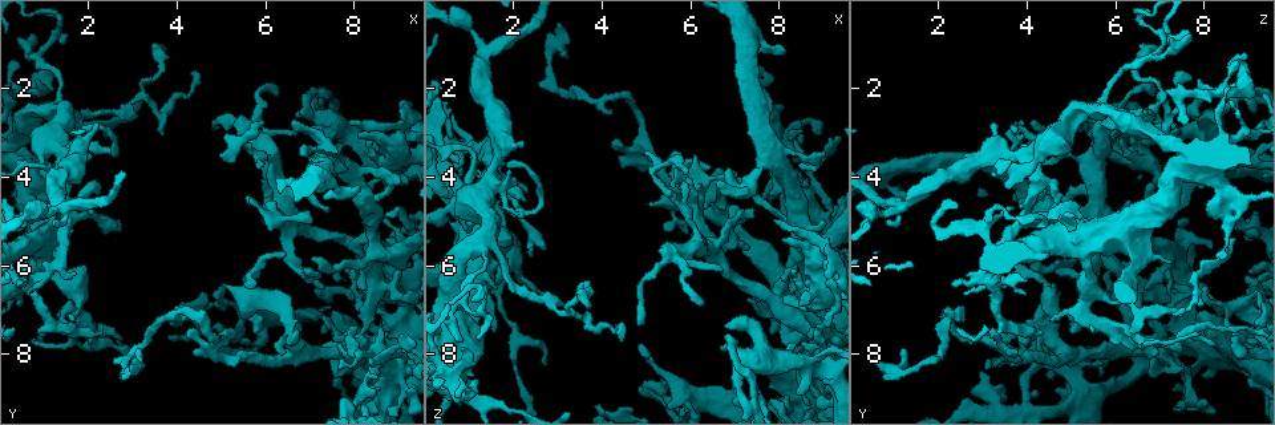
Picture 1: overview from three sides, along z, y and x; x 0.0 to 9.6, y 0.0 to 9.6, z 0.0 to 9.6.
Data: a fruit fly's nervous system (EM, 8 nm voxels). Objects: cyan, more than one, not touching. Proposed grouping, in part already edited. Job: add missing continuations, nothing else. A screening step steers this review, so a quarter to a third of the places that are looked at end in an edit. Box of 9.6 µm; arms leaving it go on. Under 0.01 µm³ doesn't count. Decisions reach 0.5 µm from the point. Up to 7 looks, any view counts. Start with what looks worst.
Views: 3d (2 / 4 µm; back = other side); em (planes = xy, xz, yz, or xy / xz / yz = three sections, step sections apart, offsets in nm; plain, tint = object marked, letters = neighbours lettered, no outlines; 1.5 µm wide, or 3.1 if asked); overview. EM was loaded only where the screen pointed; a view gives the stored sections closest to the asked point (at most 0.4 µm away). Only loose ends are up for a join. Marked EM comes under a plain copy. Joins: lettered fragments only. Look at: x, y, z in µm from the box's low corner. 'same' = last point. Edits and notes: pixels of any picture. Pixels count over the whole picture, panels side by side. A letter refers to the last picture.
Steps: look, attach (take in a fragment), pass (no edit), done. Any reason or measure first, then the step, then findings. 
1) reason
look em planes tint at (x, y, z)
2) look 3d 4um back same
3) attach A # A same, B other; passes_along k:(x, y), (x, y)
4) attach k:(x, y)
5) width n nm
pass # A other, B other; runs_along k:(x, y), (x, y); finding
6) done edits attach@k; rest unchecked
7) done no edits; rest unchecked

an open end
look 3d 2um at (0.70, 1.25, 8.90)

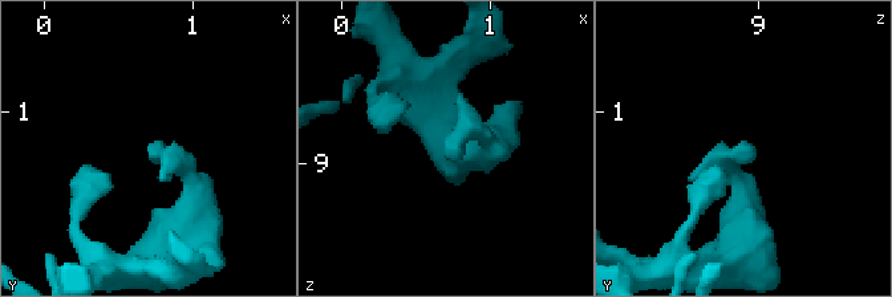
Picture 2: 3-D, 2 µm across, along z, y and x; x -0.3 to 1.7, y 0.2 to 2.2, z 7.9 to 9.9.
look em planes letters at (0.74, 1.30, 8.96)

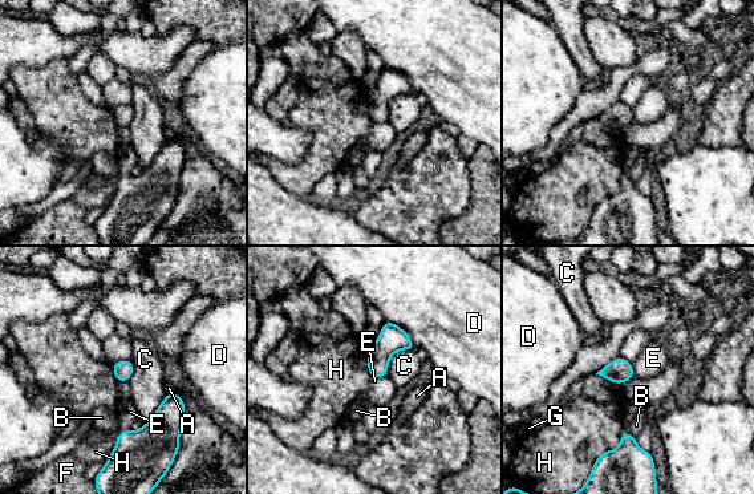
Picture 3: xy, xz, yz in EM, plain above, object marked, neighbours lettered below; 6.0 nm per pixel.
attach E # A other, B other, C other, D other, E same, F other, G other, H other; the neuron continues

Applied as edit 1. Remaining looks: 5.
thin end
look 3d 2um at (0.90, 5.35, 8.70)

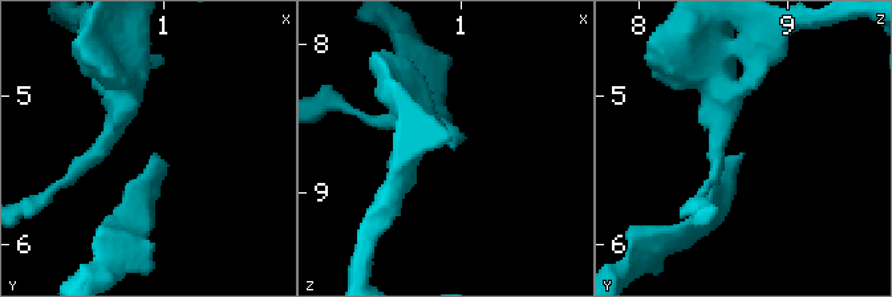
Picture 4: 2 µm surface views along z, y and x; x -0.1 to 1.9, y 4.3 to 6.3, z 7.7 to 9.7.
look em planes letters at (0.94, 5.40, 8.70)

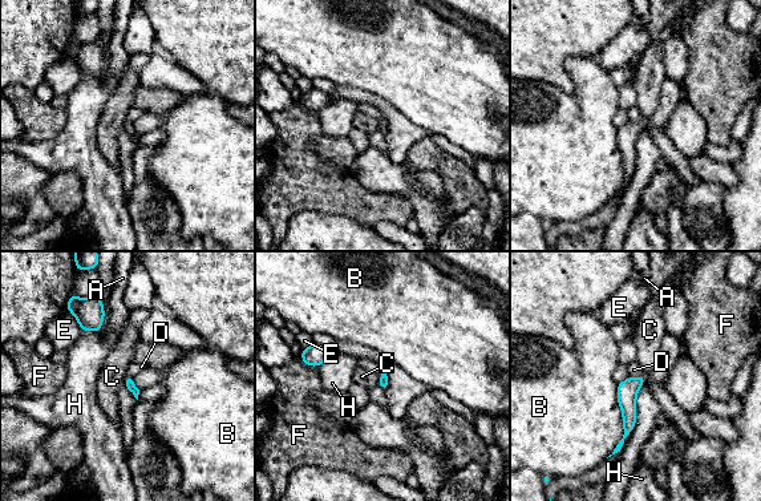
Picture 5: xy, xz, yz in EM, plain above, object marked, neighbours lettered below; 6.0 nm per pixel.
pass # A other, B other, C other, D other, E other, F other, H other; border 5:(126, 376), (122, 383); no lettered fragment goes on from it

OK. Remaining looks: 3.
an open end
look 3d 4um at (4.90, 6.60, 7.80)

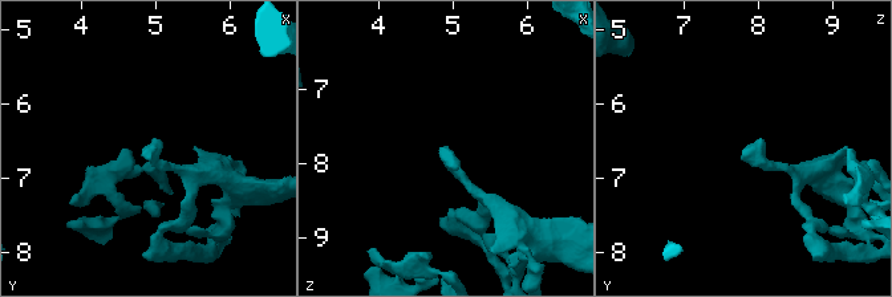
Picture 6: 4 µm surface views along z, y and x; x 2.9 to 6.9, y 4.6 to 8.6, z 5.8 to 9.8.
look em planes tint at (4.85, 6.60, 7.80)

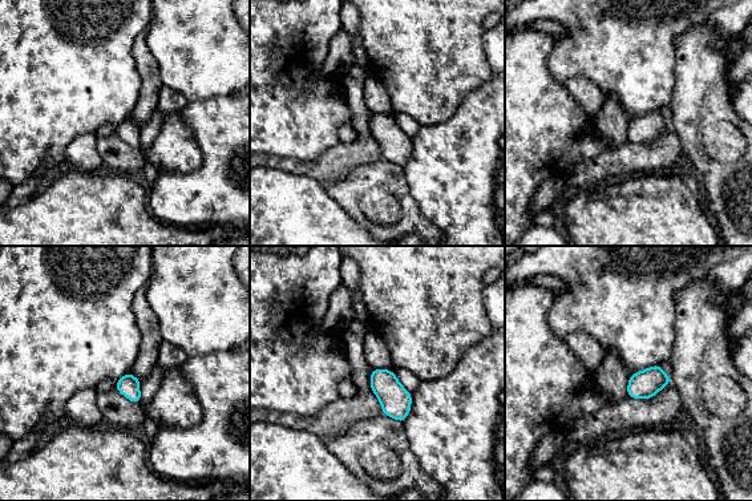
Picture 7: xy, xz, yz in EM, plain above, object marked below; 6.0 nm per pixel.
look em planes letters same

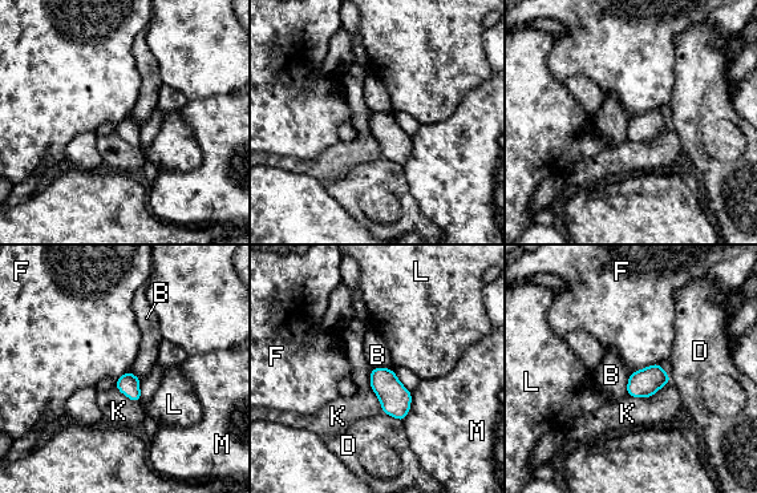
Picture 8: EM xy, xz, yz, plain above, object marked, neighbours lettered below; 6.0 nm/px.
pass # B other, D other, F other, K other, L other, M other; no lettered fragment goes on from it

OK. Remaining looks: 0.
done edits attach@3; rest unchecked

